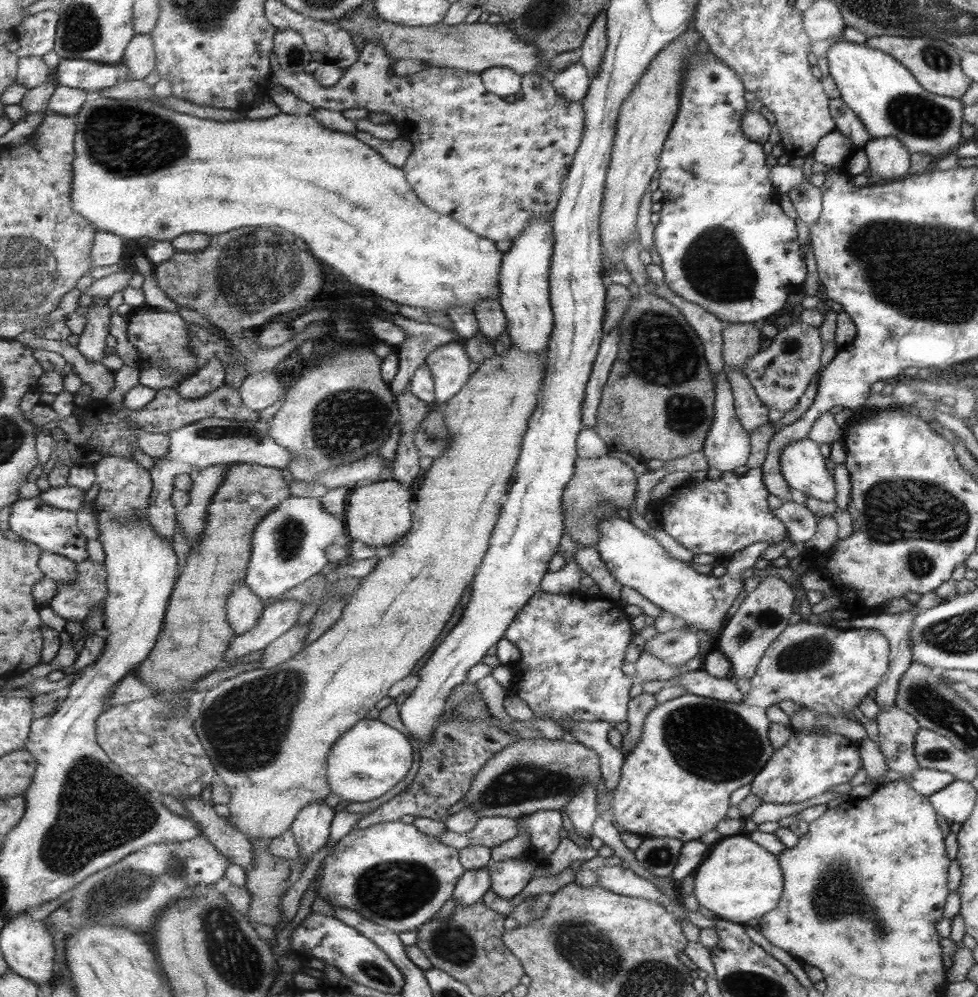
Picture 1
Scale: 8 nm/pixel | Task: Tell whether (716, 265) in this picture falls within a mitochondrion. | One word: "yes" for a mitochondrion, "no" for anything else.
yes

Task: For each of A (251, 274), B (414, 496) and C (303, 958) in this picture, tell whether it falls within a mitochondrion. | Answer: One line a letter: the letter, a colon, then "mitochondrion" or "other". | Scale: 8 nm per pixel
A: mitochondrion
B: other
C: other

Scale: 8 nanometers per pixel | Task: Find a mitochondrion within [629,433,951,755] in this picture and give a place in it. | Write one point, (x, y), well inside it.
(801, 656)

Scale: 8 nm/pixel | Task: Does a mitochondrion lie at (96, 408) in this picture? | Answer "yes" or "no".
no

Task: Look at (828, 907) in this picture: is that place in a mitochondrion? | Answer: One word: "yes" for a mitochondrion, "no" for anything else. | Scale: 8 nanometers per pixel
yes

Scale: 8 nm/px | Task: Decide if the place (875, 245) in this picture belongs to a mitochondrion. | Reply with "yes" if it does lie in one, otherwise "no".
yes

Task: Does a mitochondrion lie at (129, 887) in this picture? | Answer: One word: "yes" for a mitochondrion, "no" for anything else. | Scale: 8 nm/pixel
yes

